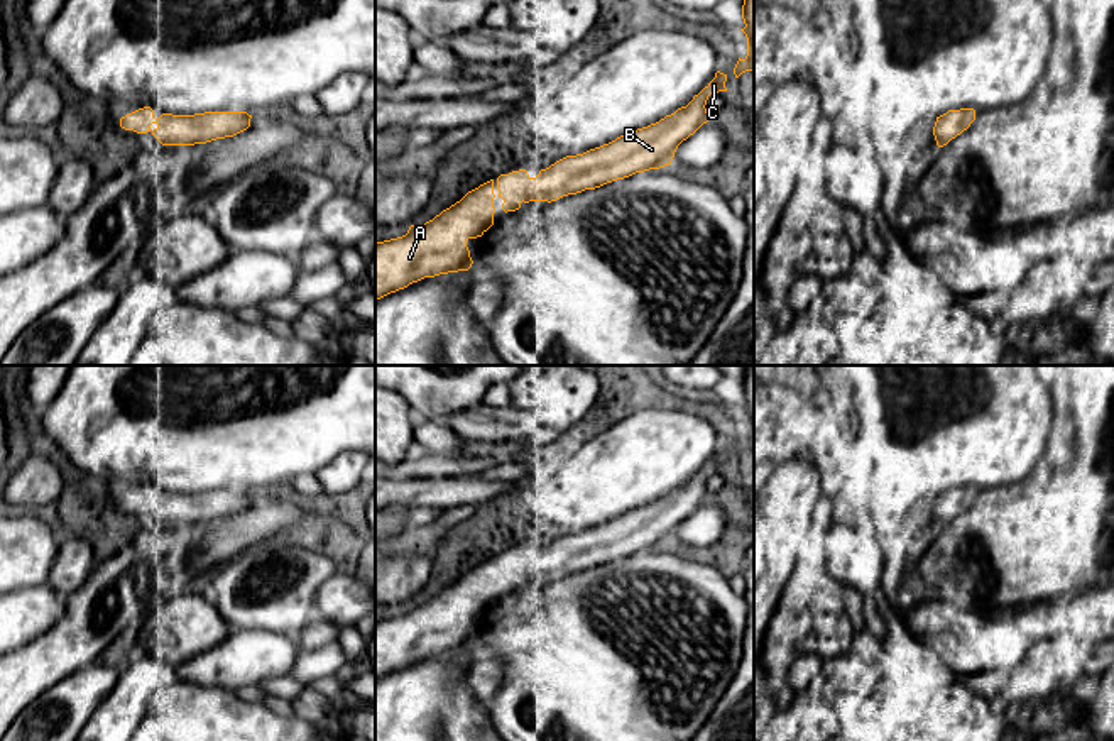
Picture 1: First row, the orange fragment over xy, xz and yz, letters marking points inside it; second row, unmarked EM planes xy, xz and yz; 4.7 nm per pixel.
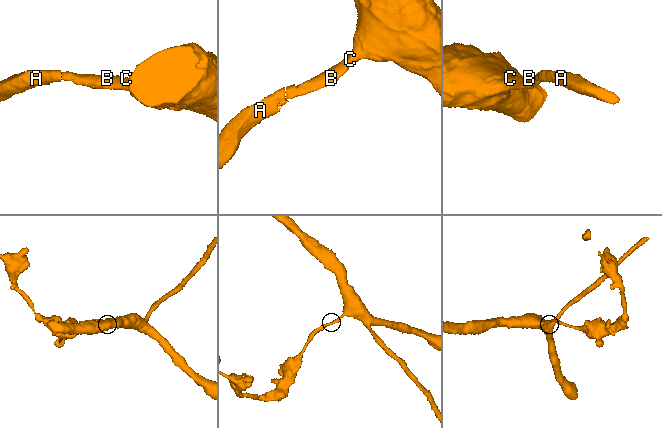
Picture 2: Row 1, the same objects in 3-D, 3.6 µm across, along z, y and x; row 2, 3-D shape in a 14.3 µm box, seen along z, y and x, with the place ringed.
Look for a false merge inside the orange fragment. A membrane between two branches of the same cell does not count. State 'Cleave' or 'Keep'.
Keep

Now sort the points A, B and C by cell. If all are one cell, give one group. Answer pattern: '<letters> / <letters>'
A B C

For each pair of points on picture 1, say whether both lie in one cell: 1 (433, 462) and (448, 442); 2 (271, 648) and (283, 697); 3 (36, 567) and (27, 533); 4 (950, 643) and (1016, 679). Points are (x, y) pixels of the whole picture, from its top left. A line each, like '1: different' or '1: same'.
1: different
2: different
3: same
4: different

